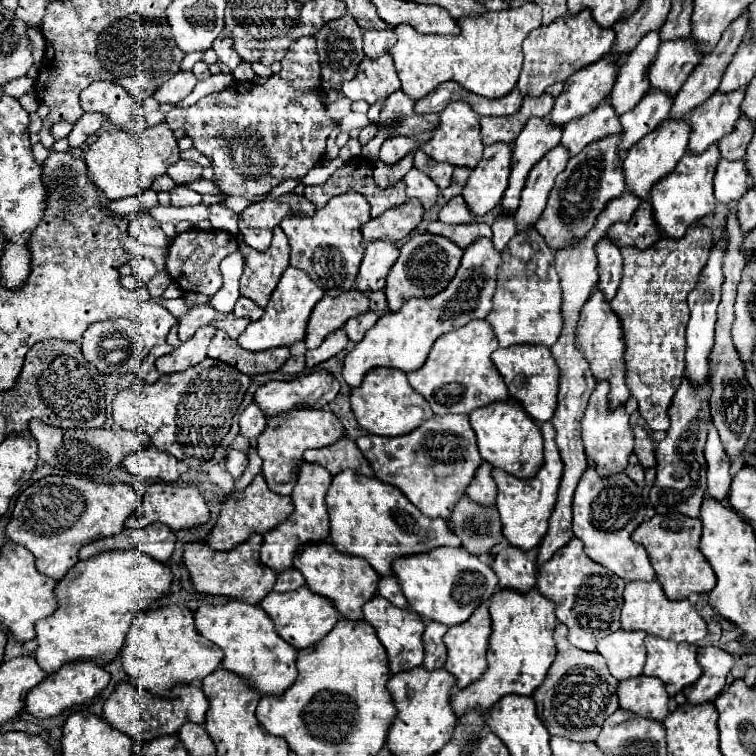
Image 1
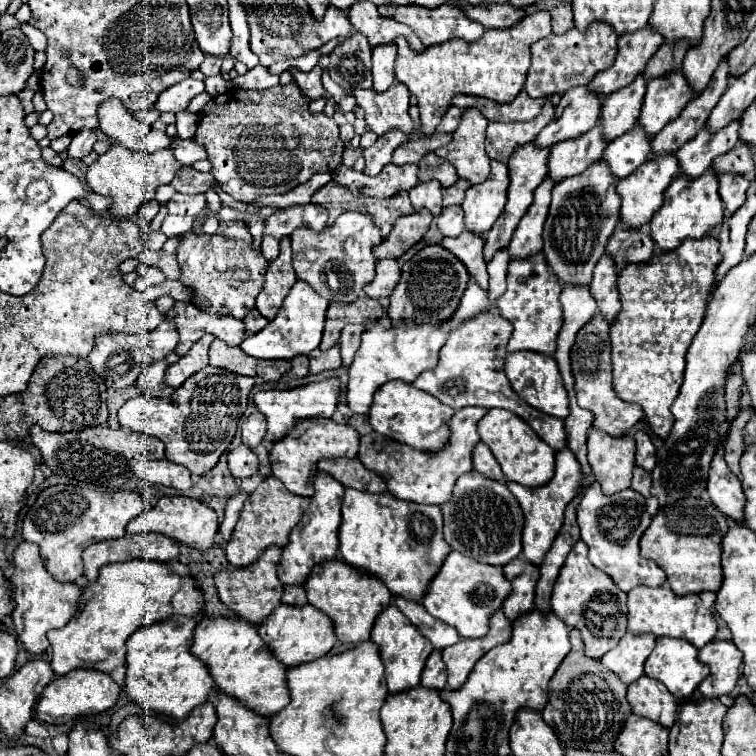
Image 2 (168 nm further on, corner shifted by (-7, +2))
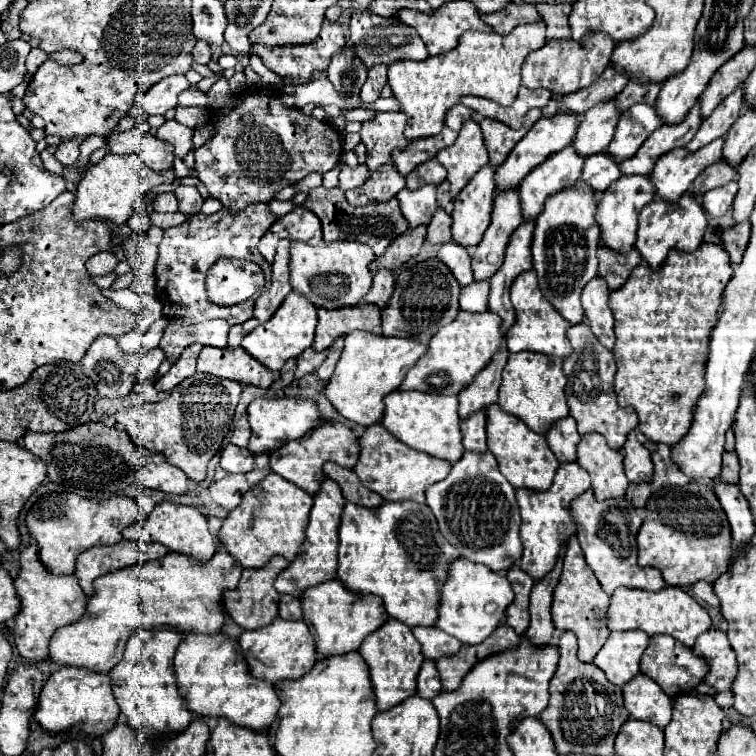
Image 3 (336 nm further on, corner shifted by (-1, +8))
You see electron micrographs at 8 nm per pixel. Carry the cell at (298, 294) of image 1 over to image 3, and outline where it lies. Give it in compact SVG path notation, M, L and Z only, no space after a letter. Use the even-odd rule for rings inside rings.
M291 292L281 304L281 308L273 314L273 318L267 320L265 324L259 324L253 332L249 332L243 338L241 346L269 370L281 370L289 358L297 358L305 348L313 344L315 326L317 326L317 308L305 296Z

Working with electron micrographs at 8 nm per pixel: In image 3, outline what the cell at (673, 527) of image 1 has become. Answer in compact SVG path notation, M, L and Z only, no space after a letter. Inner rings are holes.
M689 482L685 486L665 486L651 494L645 508L645 520L637 534L639 546L639 566L653 566L659 568L665 582L669 586L693 586L699 580L715 582L733 560L733 546L731 546L731 528L727 516L713 492L711 486L701 482Z

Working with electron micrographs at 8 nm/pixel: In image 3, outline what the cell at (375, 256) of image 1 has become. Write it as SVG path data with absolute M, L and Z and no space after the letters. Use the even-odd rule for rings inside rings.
M379 270L373 276L373 286L371 286L369 294L365 296L365 302L375 304L379 308L385 308L391 294L393 294L393 288L395 288L395 278L393 278L391 270Z

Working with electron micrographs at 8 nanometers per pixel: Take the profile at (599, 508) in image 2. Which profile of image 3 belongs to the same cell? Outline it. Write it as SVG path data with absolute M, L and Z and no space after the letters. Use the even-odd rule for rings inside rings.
M587 490L583 496L571 502L571 516L577 522L577 538L585 554L587 566L593 570L597 580L601 582L603 590L611 596L617 588L639 588L657 592L663 590L667 584L657 568L641 568L637 564L637 532L643 524L641 512L633 508L627 498L613 498L599 502L595 500L593 492Z

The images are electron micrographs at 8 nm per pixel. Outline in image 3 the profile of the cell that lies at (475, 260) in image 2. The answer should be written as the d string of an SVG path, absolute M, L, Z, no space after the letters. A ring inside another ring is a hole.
M453 240L447 244L441 244L439 256L437 256L457 278L457 282L461 284L461 288L469 286L473 282L473 272L471 272L471 258L467 248L455 244Z

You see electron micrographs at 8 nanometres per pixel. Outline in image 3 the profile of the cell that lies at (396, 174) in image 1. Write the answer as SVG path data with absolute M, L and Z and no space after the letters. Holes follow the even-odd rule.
M385 164L369 176L367 186L369 186L367 190L365 190L365 184L349 190L345 194L347 202L353 206L365 206L365 204L373 204L373 202L391 200L399 190L405 188L405 178L401 178L401 174L397 172L395 166Z

